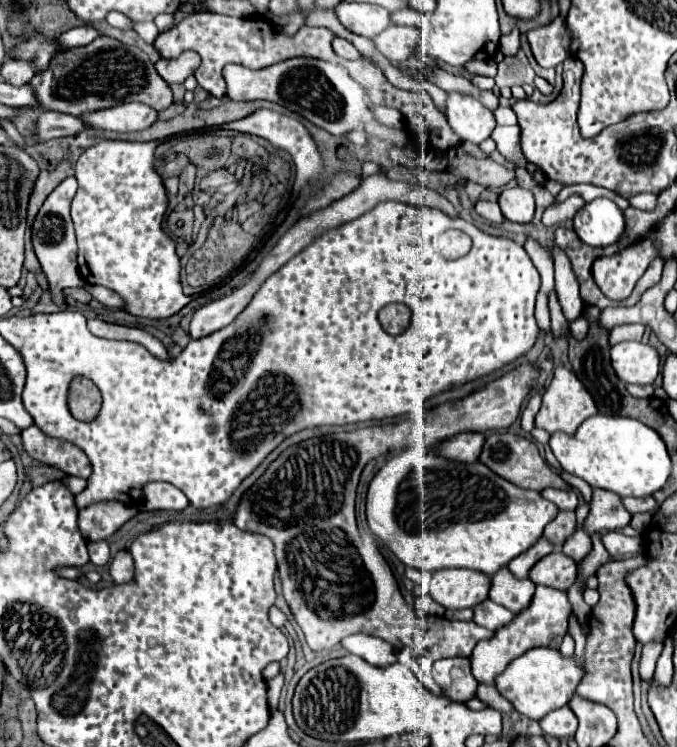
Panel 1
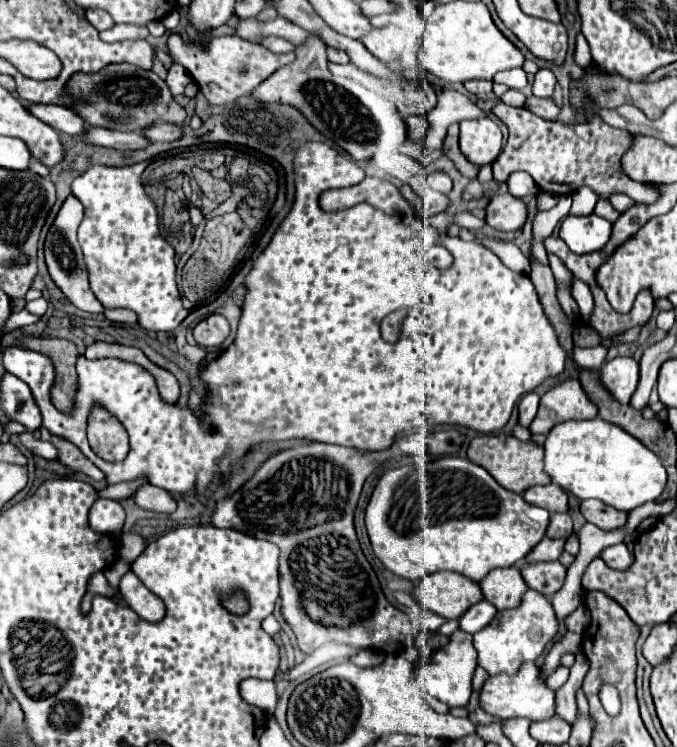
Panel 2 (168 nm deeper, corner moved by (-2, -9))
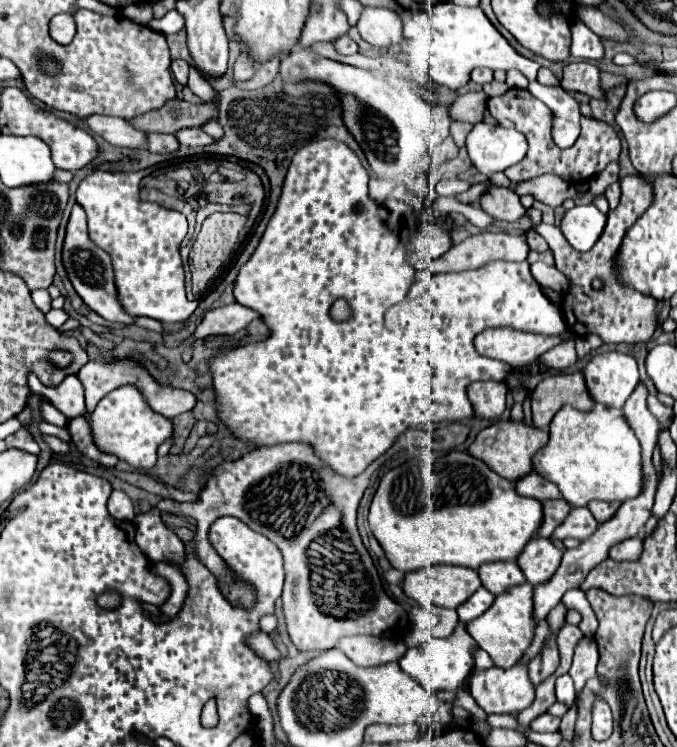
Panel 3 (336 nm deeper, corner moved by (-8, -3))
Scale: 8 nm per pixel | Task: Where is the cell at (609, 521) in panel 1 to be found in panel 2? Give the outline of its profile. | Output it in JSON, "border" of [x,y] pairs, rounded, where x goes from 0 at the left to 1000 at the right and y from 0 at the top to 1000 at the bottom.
{"border":[[[863,669],[857,675],[857,685],[871,701],[883,704],[886,710],[910,710],[928,693],[928,685],[910,683],[904,677],[892,677],[883,669]]]}

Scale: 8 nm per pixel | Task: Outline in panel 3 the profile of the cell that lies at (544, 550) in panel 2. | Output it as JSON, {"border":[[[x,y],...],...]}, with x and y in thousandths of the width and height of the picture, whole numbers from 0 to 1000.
{"border":[[[845,680],[836,699],[830,699],[818,710],[812,723],[815,720],[824,720],[824,723],[833,723],[833,720],[866,723],[871,715],[880,712],[880,707],[883,707],[883,699],[877,696],[877,691],[874,691],[874,685],[869,680]]]}

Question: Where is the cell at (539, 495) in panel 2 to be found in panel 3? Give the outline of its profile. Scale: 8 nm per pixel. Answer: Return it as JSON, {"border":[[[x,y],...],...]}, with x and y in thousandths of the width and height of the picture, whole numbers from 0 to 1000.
{"border":[[[786,632],[783,637],[774,637],[771,643],[762,645],[762,659],[780,667],[792,667],[792,669],[827,669],[830,659],[827,653],[821,653],[812,643],[795,637],[792,632]]]}

